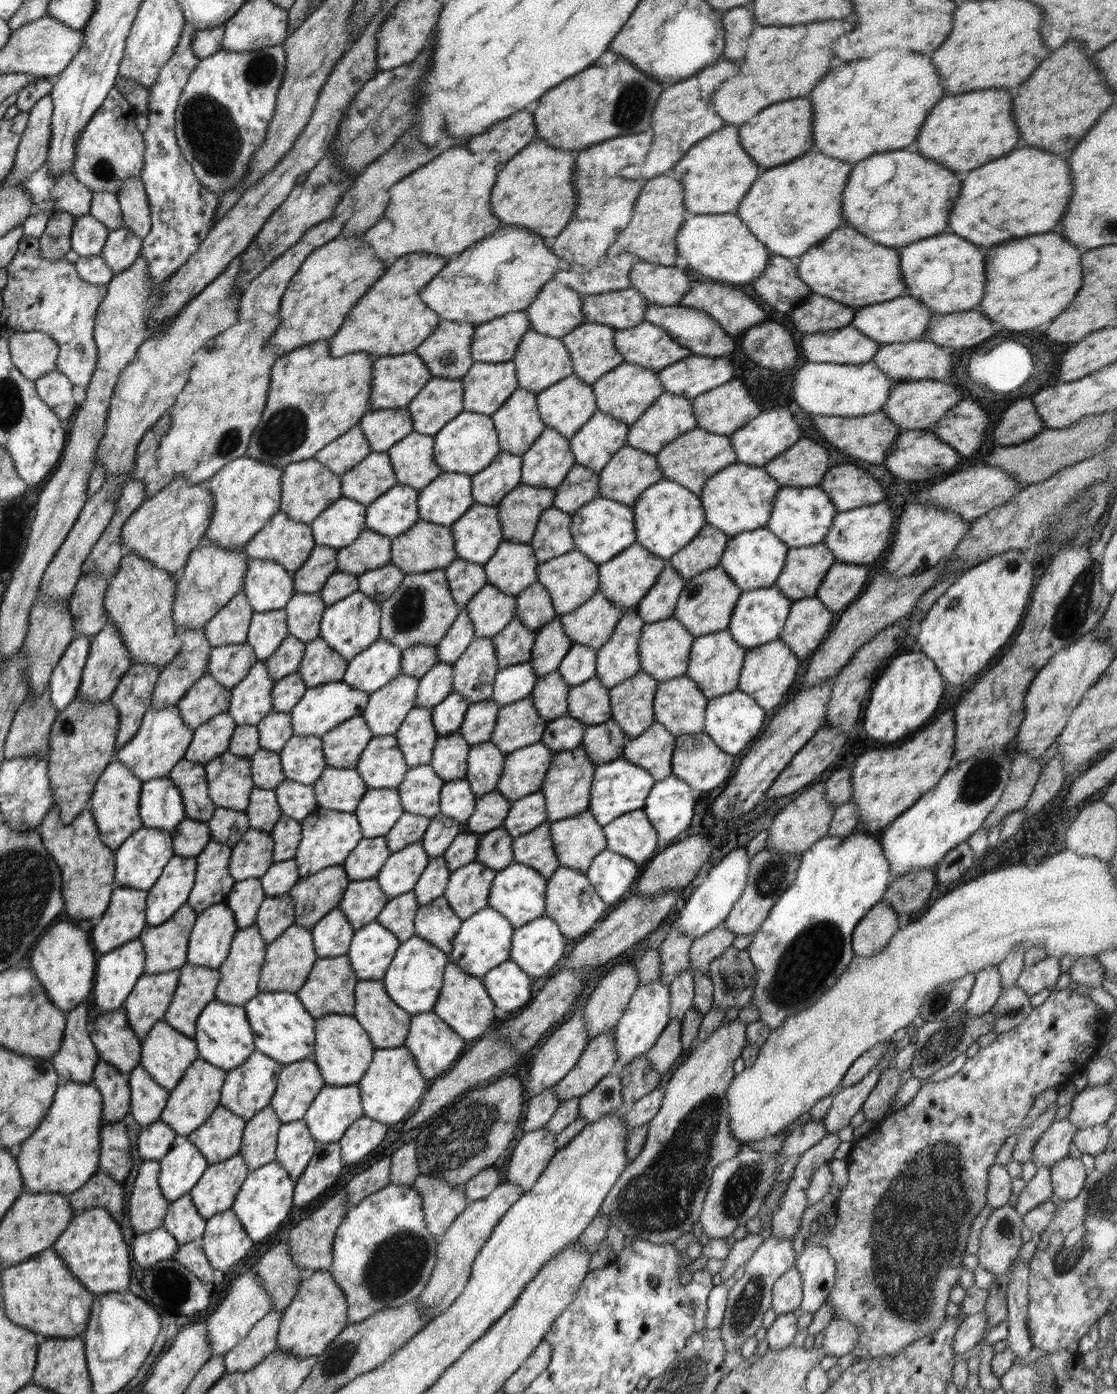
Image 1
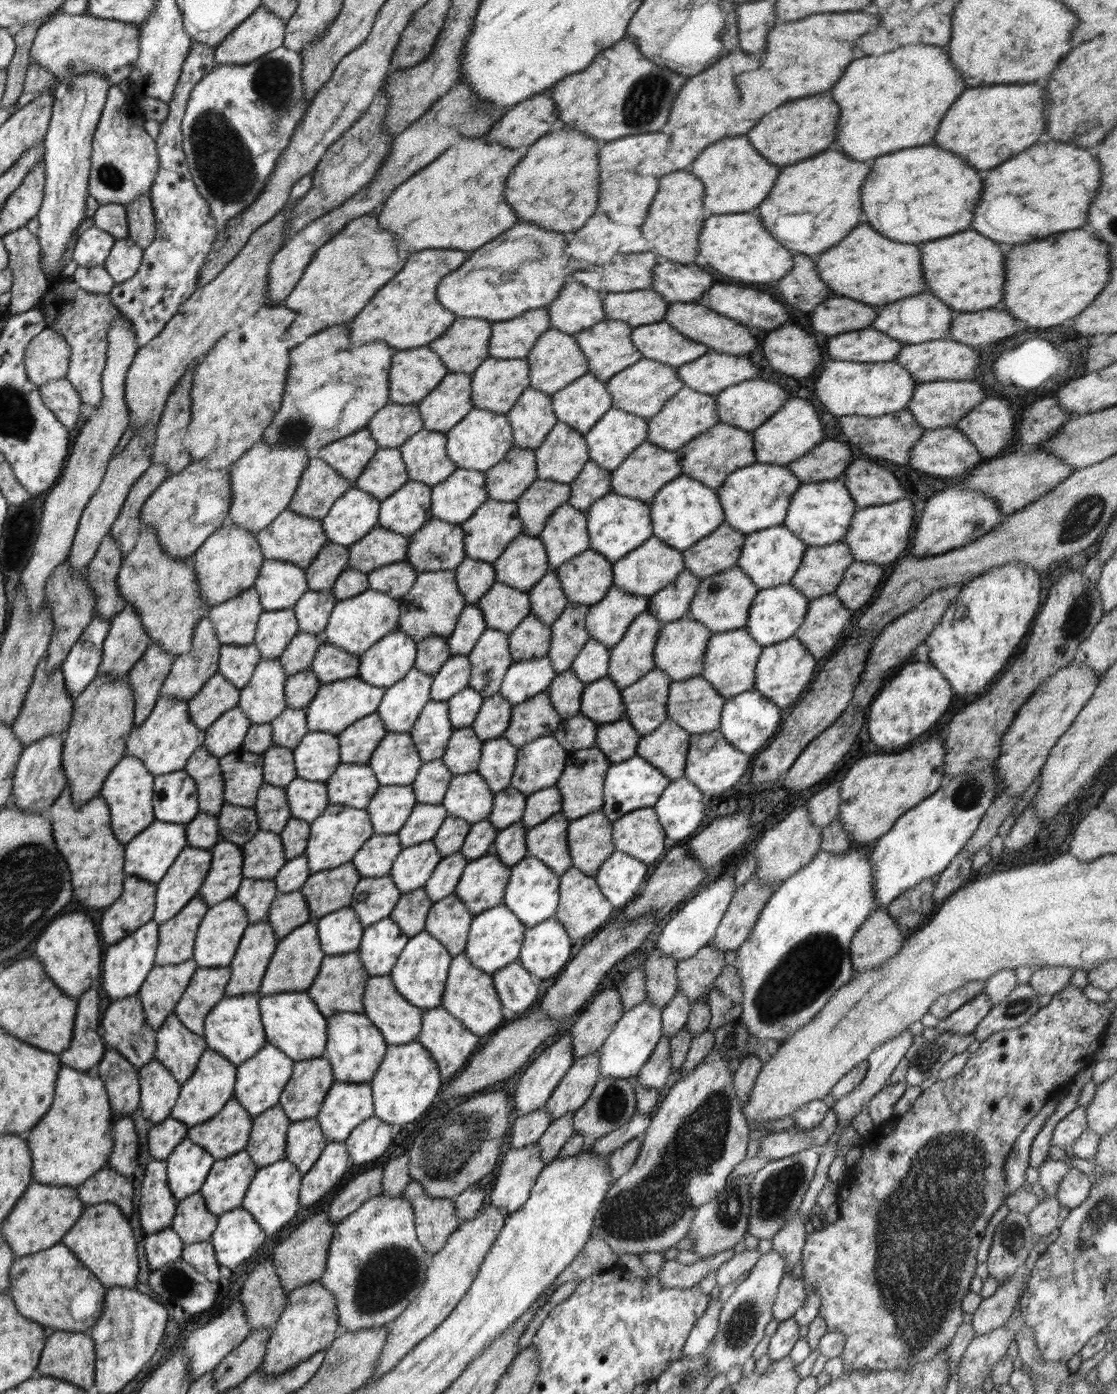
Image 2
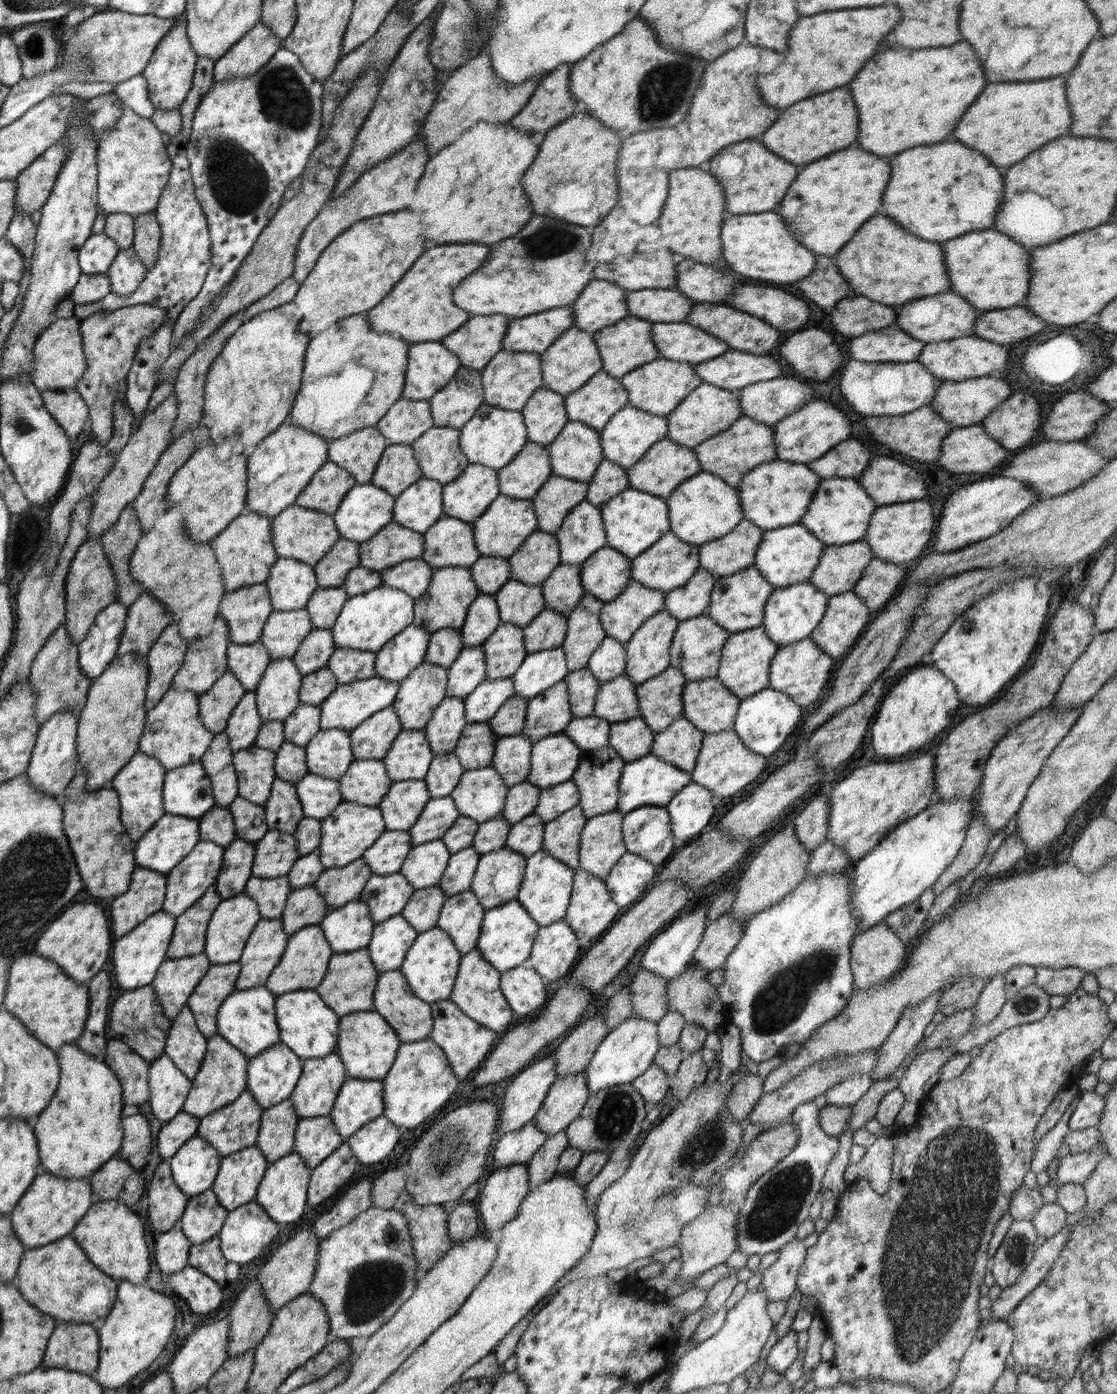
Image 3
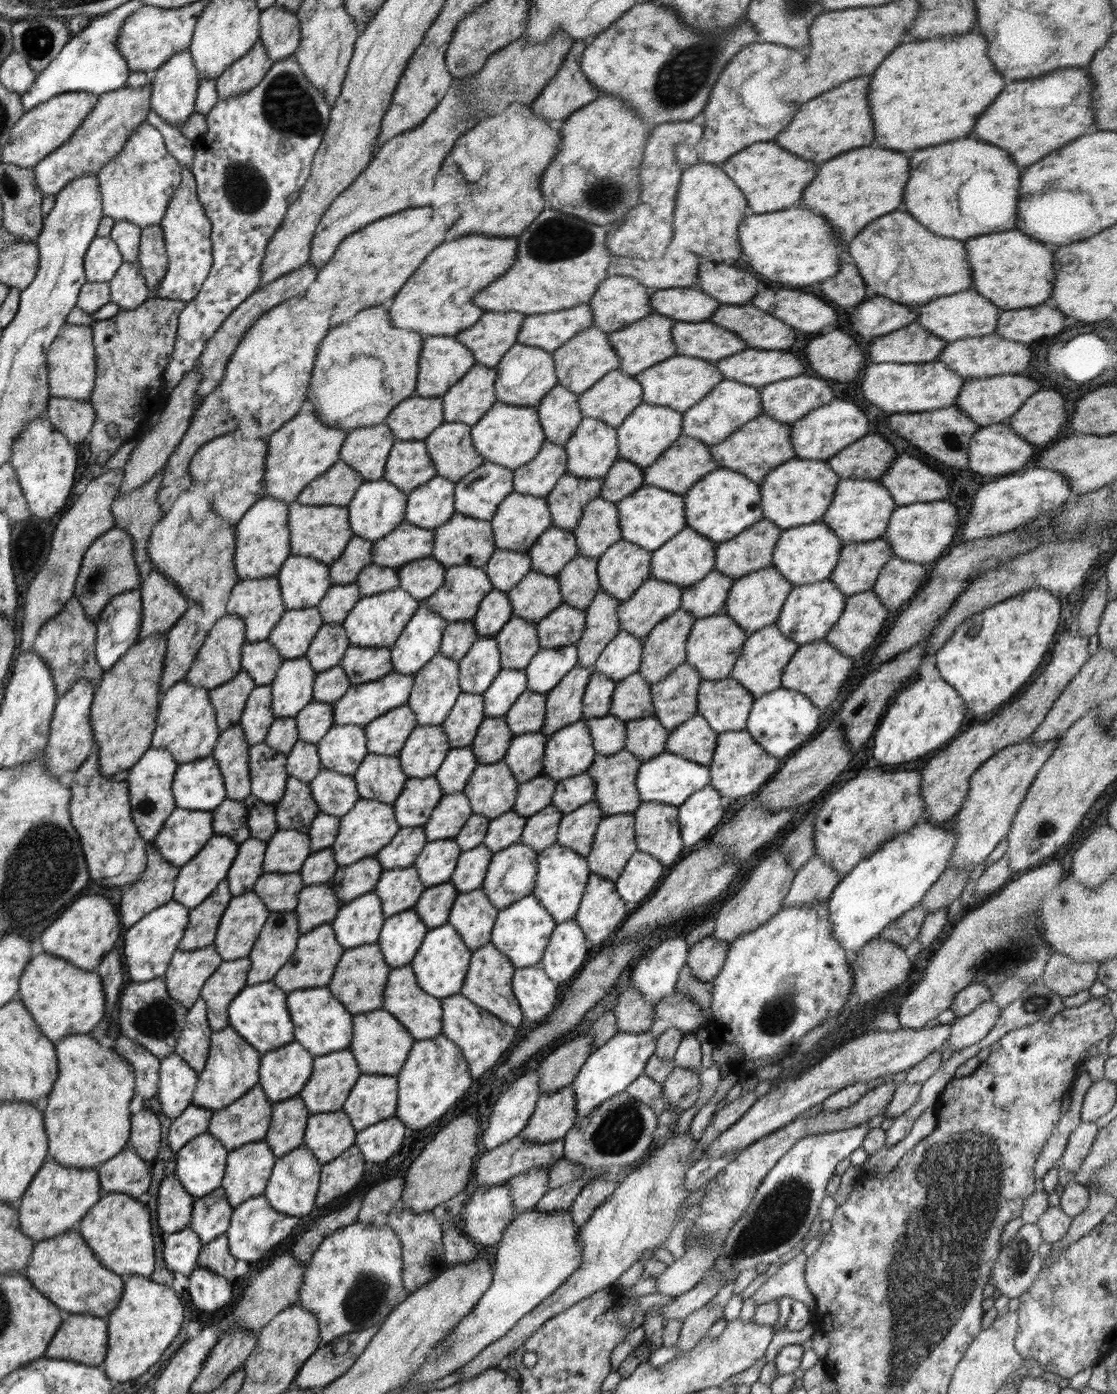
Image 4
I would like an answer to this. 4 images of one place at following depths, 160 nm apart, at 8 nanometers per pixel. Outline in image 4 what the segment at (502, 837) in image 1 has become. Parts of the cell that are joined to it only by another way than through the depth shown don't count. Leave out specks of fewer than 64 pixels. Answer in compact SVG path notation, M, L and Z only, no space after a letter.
M551 804L532 816L527 816L527 823L524 825L519 842L527 844L538 853L552 846L556 843L556 835L563 816L563 812Z

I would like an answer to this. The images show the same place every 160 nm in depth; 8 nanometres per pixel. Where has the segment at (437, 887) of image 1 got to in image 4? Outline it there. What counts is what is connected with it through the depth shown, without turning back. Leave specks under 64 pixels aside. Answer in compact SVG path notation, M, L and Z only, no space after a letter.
M483 844L460 853L449 880L458 892L466 893L482 886L493 854Z

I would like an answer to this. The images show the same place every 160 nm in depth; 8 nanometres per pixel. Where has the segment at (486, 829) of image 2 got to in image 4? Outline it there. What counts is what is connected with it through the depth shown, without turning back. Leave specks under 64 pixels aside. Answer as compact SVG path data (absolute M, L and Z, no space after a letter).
M514 810L503 812L502 815L490 819L483 845L495 853L518 843L526 823L527 817L520 816Z

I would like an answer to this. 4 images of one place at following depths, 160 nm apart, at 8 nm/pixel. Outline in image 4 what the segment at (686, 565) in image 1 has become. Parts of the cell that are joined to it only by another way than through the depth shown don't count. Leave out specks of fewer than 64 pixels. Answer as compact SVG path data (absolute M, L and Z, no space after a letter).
M758 520L735 538L718 545L715 569L737 579L749 572L772 566L774 548L782 531L770 520Z

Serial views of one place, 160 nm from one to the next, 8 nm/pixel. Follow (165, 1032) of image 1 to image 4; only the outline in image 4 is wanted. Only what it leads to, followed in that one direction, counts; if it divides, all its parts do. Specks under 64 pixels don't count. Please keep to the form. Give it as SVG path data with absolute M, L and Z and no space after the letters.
M199 999L189 1008L186 1025L175 1044L175 1053L198 1074L204 1070L212 1034L212 1029L208 1025L206 1003L204 999Z

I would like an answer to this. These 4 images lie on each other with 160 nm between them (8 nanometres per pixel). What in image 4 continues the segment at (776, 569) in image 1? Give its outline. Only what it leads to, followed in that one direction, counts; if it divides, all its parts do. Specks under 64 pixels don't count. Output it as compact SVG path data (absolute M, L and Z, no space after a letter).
M822 521L784 529L781 535L780 540L776 542L776 548L774 548L772 565L794 587L828 579L836 568L836 563L840 558L840 550L845 545L840 541L840 537L836 536L834 531Z

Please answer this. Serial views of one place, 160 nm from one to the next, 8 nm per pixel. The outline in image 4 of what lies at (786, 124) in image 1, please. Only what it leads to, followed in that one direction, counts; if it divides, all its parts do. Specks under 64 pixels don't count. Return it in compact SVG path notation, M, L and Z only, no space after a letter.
M870 76L848 80L840 84L838 90L834 88L830 92L824 92L822 96L800 106L792 124L776 136L776 142L788 152L812 162L824 162L840 152L872 144L874 128L868 108L868 80Z

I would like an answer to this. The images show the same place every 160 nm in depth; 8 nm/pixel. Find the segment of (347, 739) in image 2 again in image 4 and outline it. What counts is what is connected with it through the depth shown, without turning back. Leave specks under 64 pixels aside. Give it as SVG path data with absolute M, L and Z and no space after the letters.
M407 703L391 708L364 726L368 753L397 756L417 726L416 717Z

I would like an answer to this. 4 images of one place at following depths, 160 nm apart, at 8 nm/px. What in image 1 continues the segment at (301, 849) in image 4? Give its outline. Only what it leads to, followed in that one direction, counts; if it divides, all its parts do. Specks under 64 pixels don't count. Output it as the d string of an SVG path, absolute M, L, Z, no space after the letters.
M250 827L244 836L231 847L228 872L237 881L258 879L270 868L273 862L273 838Z

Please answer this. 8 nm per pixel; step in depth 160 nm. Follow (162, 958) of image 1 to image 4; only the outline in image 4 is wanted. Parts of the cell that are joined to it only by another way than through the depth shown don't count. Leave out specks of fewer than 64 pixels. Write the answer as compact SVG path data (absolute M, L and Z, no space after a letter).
M227 878L221 880L202 904L189 909L188 926L178 949L192 951L213 944L221 916L233 897L228 881Z

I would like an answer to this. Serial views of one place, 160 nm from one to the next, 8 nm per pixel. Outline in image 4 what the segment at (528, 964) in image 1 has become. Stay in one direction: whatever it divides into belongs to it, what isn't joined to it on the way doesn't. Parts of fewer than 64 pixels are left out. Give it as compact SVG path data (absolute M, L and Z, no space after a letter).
M575 919L556 923L539 966L559 984L581 972L589 950L590 943Z

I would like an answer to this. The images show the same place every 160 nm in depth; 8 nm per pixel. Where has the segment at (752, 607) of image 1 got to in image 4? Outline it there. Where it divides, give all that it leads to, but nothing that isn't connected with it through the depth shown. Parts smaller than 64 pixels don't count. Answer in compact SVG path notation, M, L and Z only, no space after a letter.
M828 578L812 584L792 587L787 599L782 605L782 612L776 620L776 627L784 638L793 640L796 644L806 644L822 640L832 626L840 620L844 612L845 594Z

